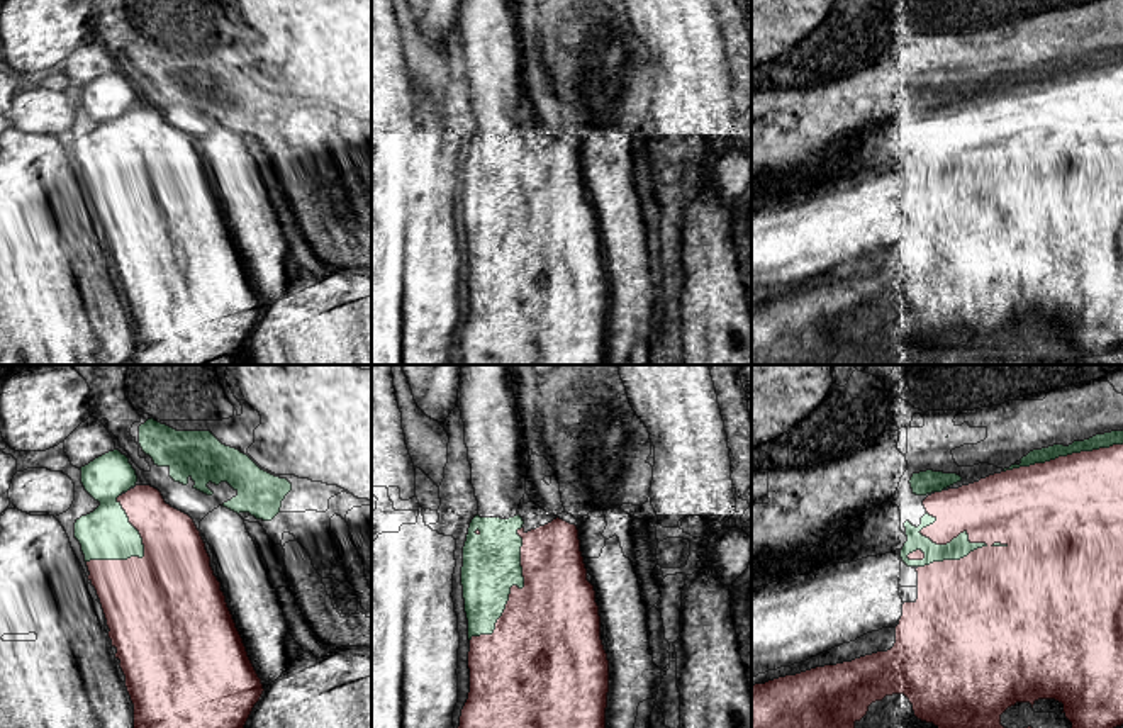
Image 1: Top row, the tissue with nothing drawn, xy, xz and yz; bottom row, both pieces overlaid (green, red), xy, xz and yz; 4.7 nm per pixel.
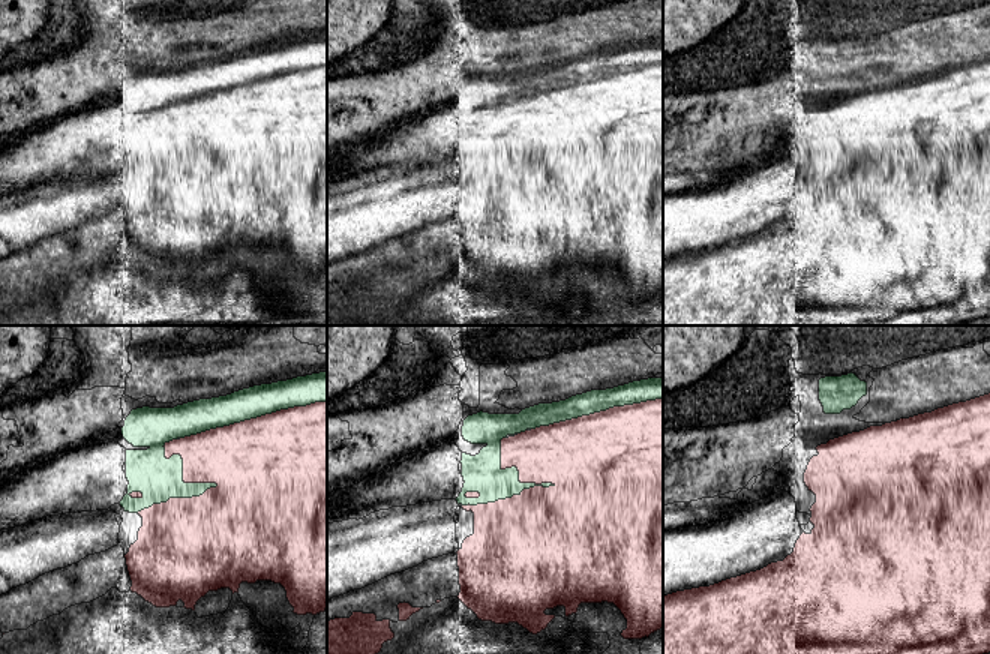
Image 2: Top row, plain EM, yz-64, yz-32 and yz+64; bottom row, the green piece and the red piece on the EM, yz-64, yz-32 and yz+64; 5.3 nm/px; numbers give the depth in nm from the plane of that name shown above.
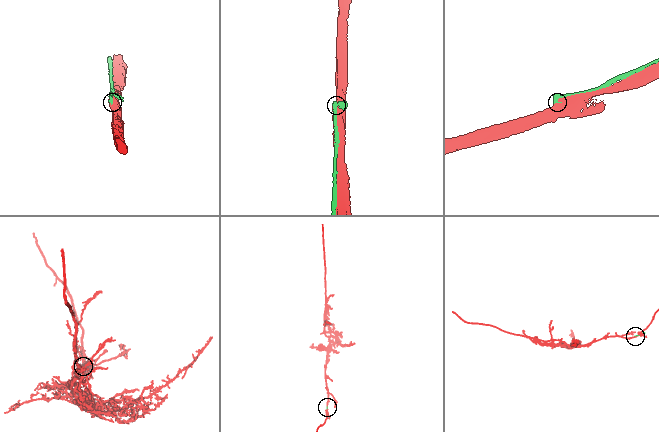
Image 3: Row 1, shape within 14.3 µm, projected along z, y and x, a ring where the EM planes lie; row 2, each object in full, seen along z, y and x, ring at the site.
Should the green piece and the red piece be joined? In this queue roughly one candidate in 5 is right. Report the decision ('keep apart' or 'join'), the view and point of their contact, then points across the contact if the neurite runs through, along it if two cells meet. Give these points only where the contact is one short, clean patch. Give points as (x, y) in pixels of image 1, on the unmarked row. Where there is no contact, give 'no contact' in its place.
keep apart; contact yz (944, 165)

